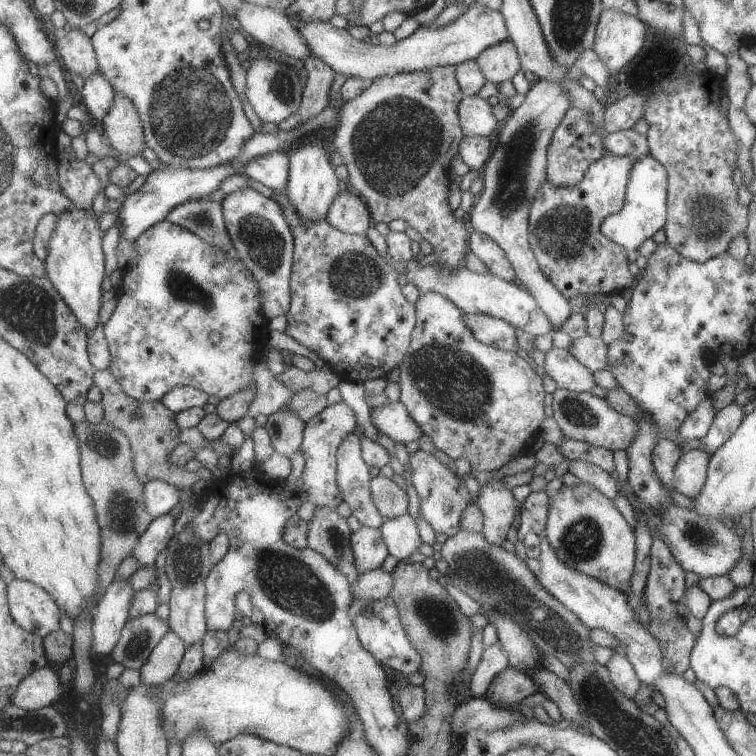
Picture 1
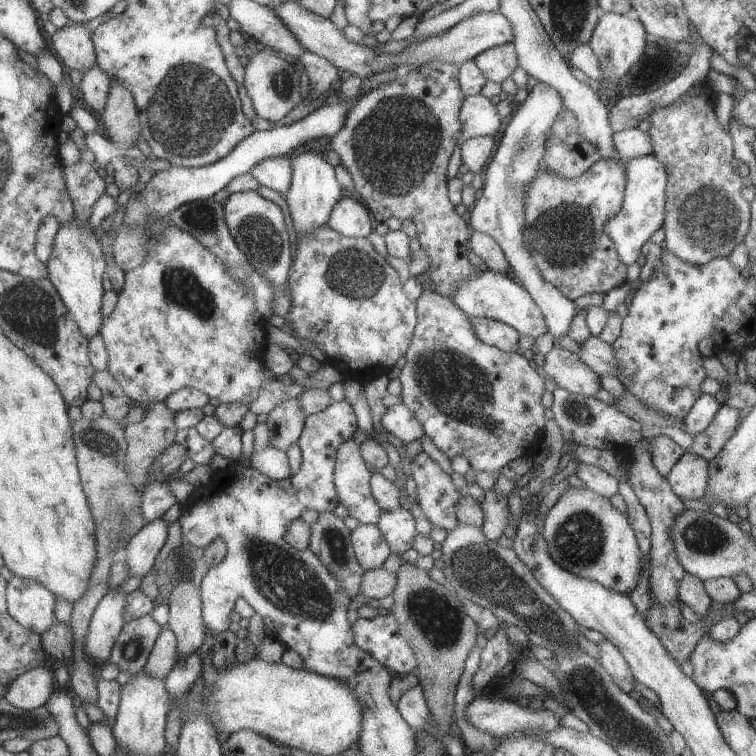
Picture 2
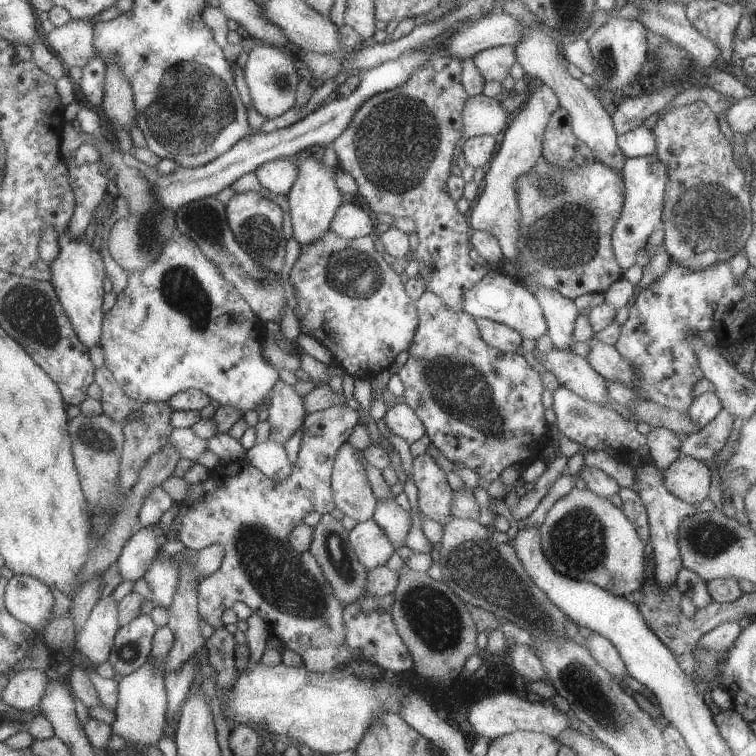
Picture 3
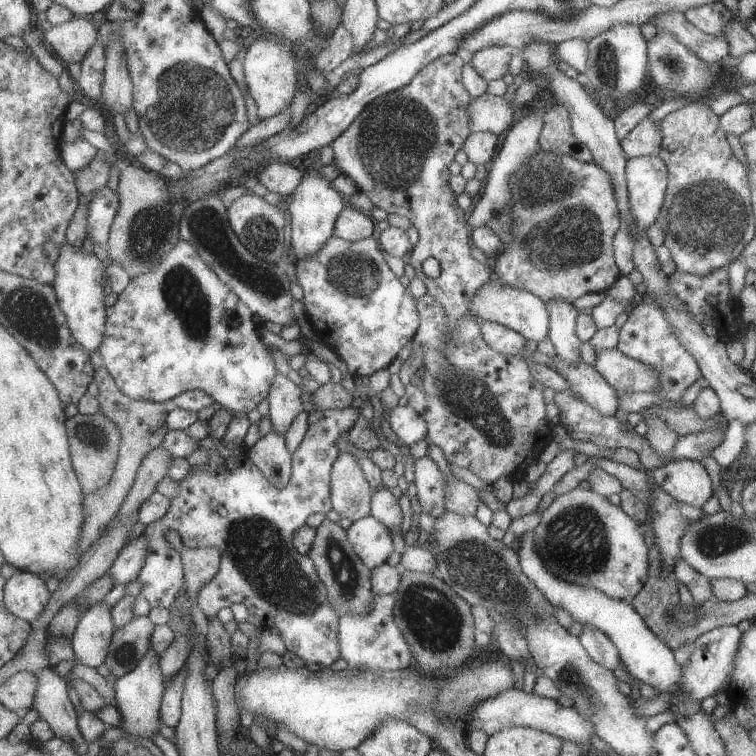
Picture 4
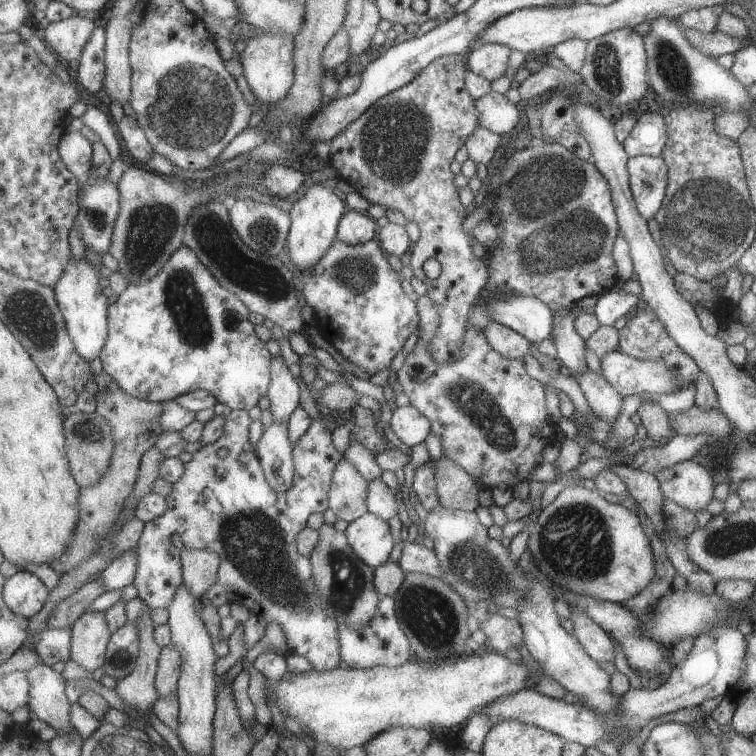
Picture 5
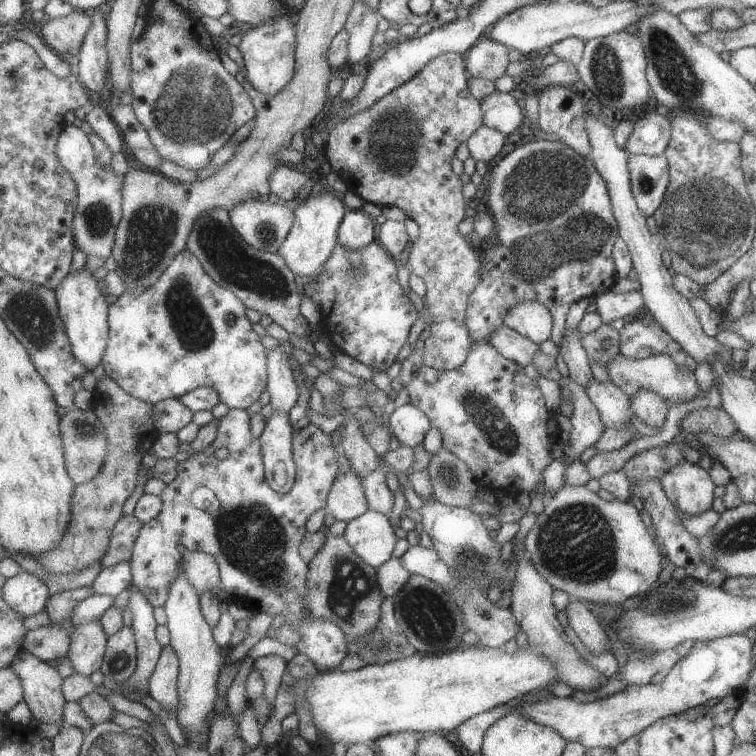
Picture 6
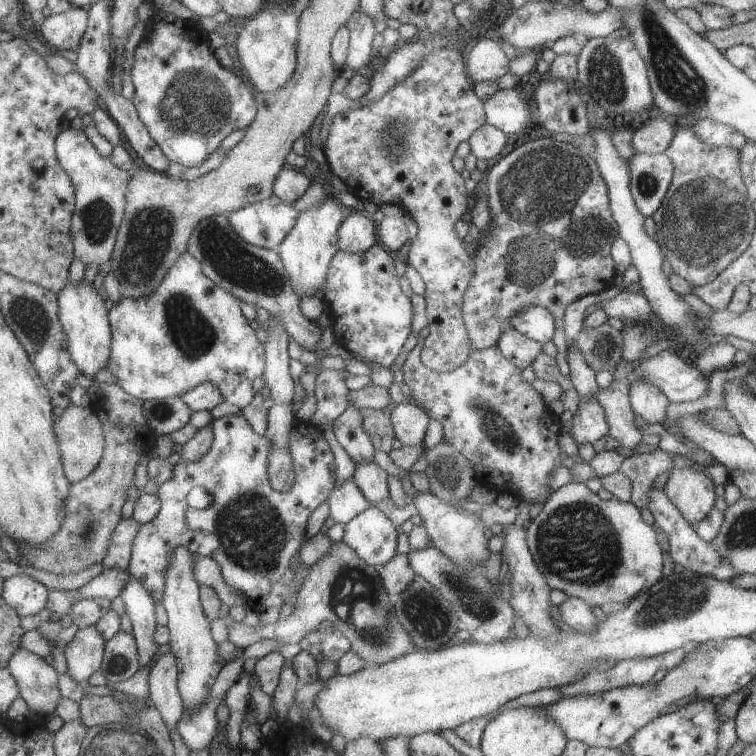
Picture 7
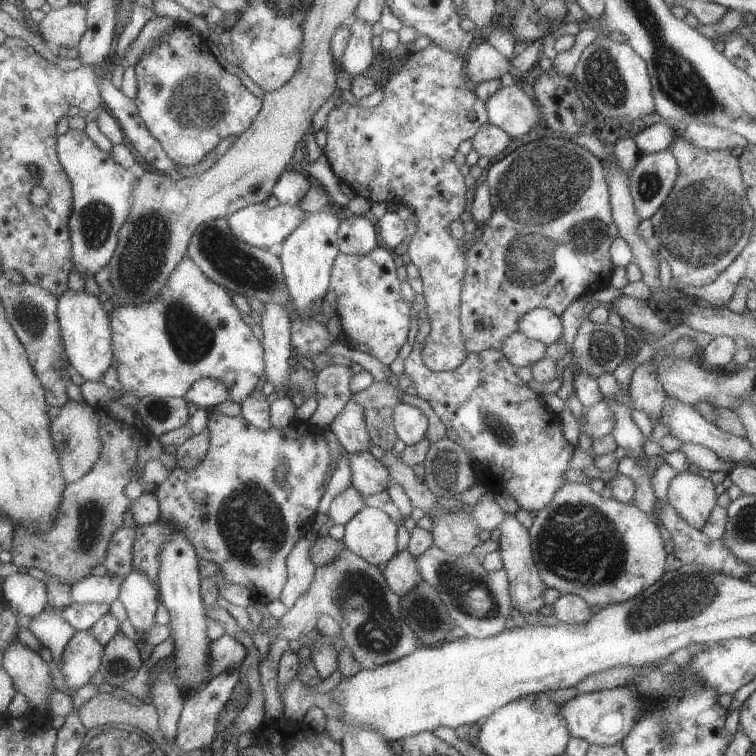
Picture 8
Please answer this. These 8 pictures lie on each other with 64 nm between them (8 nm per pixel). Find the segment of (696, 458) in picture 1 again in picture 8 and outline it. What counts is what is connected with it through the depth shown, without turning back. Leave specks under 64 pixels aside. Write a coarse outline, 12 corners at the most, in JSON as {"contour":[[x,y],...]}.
{"contour":[[676,472],[669,503],[700,529],[717,505],[708,474]]}

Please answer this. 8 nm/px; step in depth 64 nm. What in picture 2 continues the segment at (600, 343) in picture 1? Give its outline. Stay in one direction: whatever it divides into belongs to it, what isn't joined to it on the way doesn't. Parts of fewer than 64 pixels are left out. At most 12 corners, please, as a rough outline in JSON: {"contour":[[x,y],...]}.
{"contour":[[588,337],[577,355],[599,376],[619,371],[611,344]]}

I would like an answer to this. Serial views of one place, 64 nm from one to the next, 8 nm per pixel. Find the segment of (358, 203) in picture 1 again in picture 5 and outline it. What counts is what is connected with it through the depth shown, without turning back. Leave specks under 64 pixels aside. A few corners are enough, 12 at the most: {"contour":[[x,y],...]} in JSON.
{"contour":[[351,209],[339,226],[339,238],[351,245],[378,235],[378,221]]}

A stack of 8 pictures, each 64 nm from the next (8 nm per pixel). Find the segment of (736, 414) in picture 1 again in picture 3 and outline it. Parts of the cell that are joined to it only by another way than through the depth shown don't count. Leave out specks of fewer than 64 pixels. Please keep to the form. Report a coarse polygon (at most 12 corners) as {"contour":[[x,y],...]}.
{"contour":[[723,408],[689,434],[681,456],[713,461],[728,442],[735,419]]}

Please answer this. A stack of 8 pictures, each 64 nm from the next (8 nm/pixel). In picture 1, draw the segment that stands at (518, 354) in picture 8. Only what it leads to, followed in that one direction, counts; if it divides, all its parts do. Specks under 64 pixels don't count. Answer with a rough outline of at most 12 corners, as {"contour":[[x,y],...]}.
{"contour":[[465,314],[481,343],[521,352],[515,328],[501,318]]}

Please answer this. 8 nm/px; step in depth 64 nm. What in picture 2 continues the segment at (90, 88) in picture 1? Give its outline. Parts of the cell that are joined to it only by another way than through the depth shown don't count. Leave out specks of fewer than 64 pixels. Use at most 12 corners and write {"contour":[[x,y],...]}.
{"contour":[[98,64],[80,88],[87,104],[103,116],[113,78]]}

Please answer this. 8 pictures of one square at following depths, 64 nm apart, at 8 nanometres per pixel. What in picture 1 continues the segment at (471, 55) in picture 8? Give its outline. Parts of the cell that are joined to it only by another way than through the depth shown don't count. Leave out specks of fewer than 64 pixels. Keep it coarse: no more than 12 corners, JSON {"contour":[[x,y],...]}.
{"contour":[[510,38],[485,48],[475,59],[494,85],[522,70]]}

